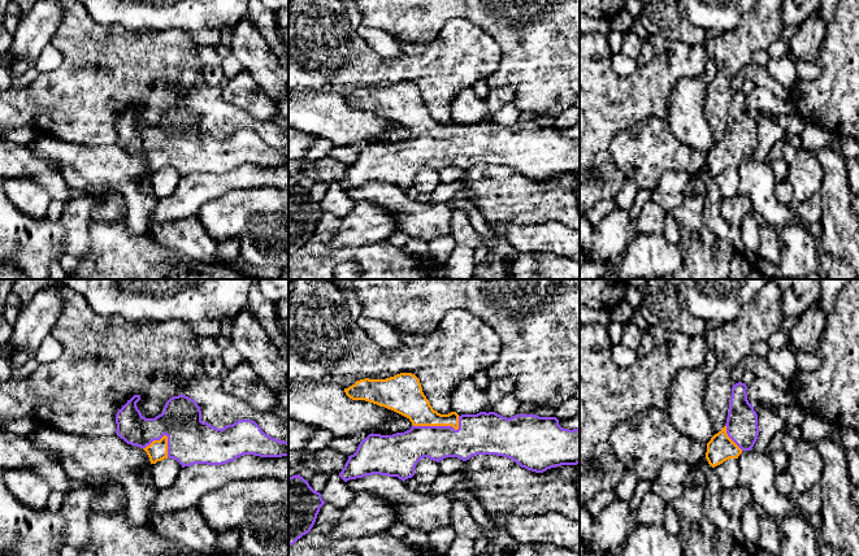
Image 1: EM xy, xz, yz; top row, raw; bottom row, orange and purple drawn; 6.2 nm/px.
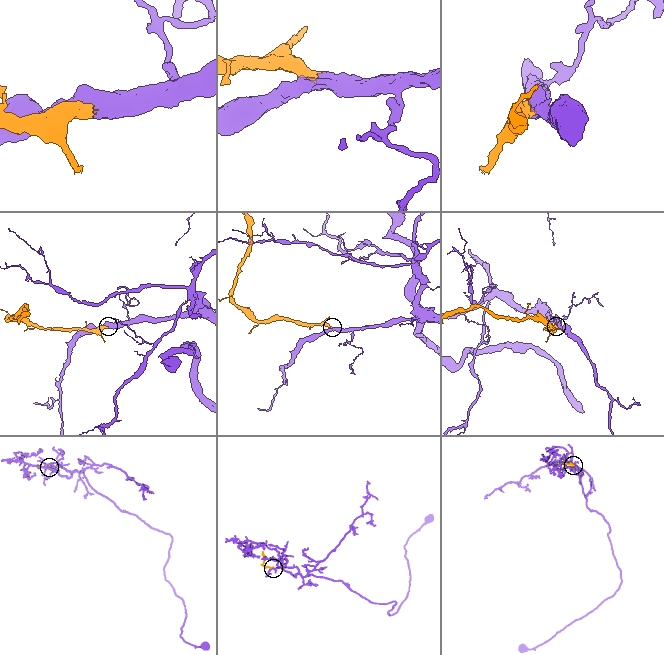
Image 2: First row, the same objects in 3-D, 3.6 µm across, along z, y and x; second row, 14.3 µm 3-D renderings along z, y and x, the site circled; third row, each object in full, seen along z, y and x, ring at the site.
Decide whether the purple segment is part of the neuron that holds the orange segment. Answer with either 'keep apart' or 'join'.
join

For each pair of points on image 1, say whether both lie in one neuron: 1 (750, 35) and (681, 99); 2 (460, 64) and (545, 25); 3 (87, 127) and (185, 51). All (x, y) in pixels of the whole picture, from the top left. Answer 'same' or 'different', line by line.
1: different
2: different
3: same

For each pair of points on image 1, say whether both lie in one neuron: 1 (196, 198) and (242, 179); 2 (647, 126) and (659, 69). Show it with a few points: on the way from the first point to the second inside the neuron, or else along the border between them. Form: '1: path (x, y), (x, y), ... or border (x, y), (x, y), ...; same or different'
1: path (208, 186), (230, 181); same
2: border (666, 120), (658, 116), (643, 116), (623, 130); different

